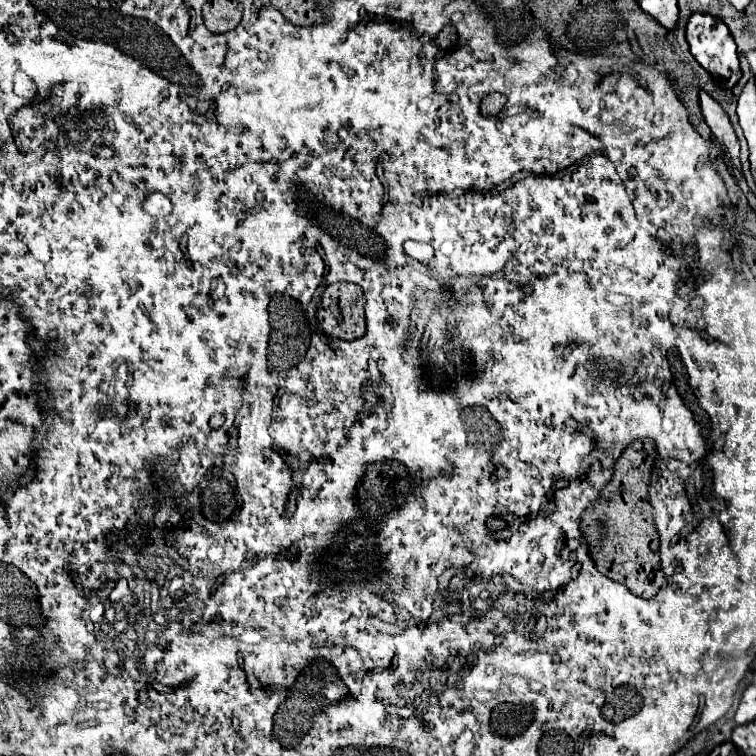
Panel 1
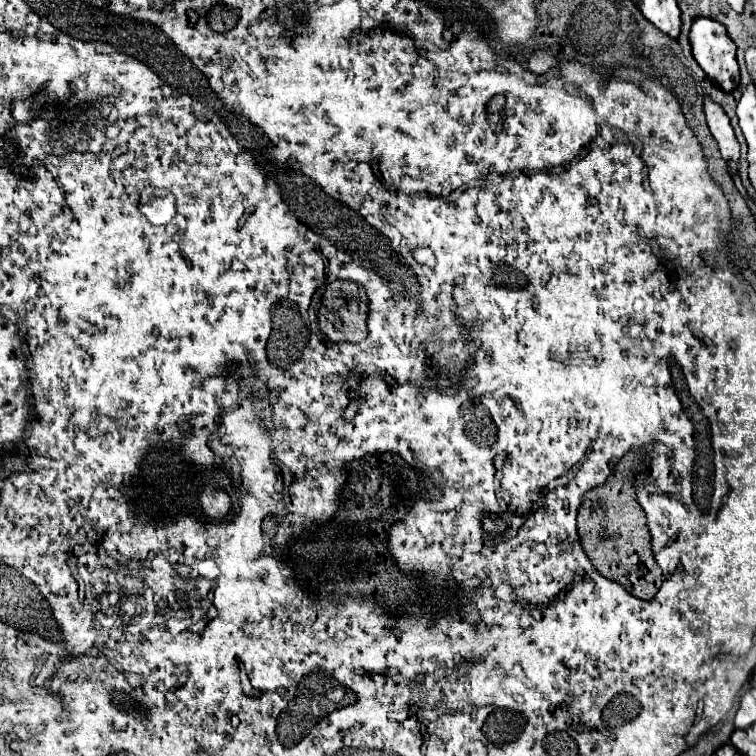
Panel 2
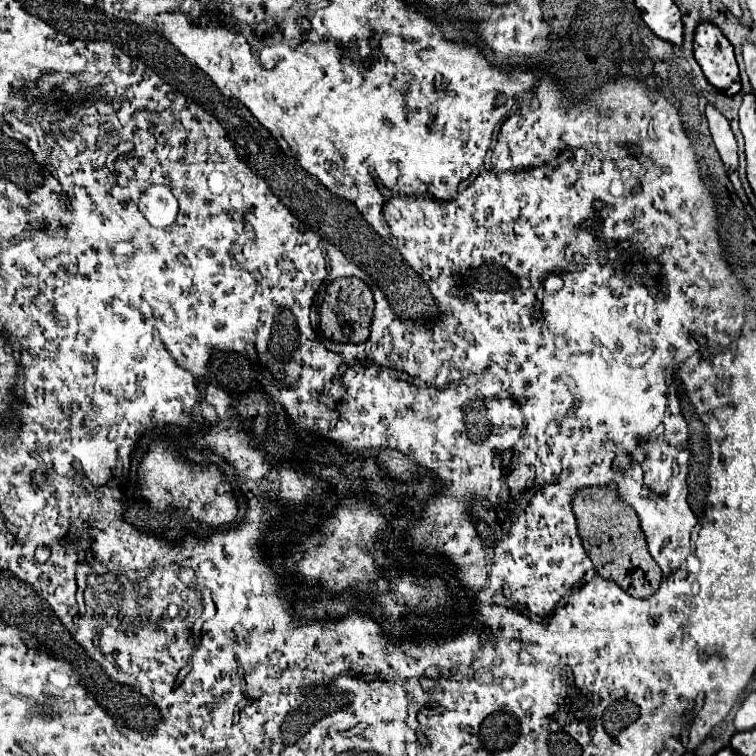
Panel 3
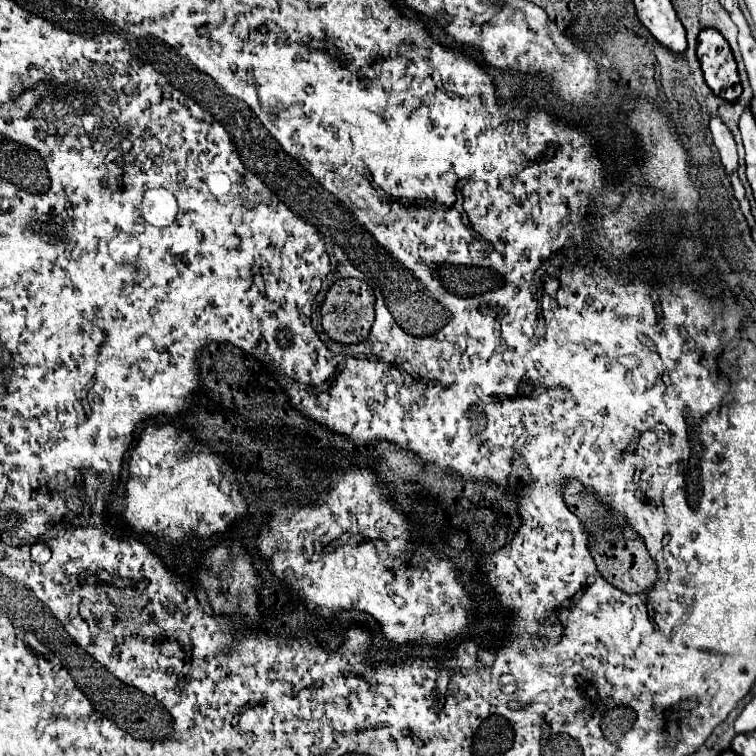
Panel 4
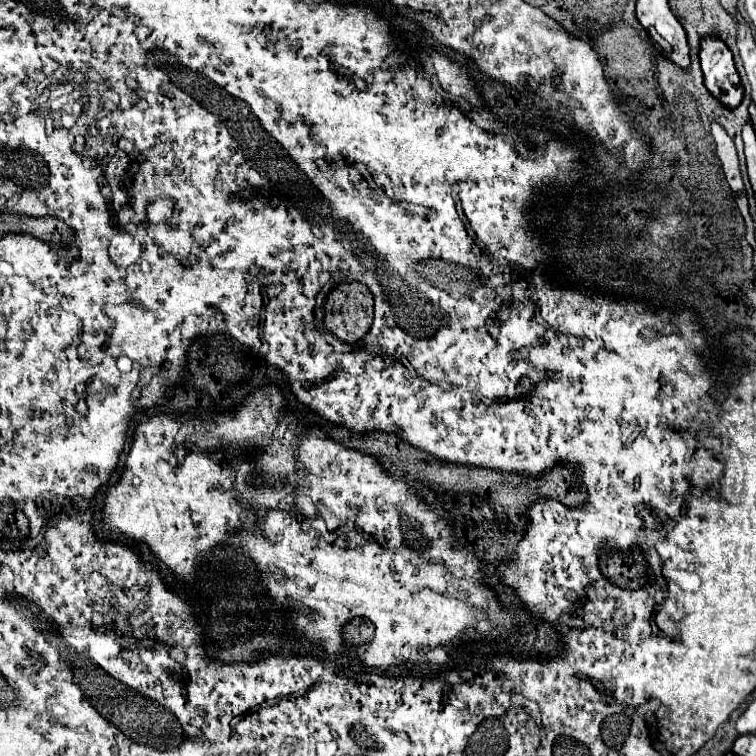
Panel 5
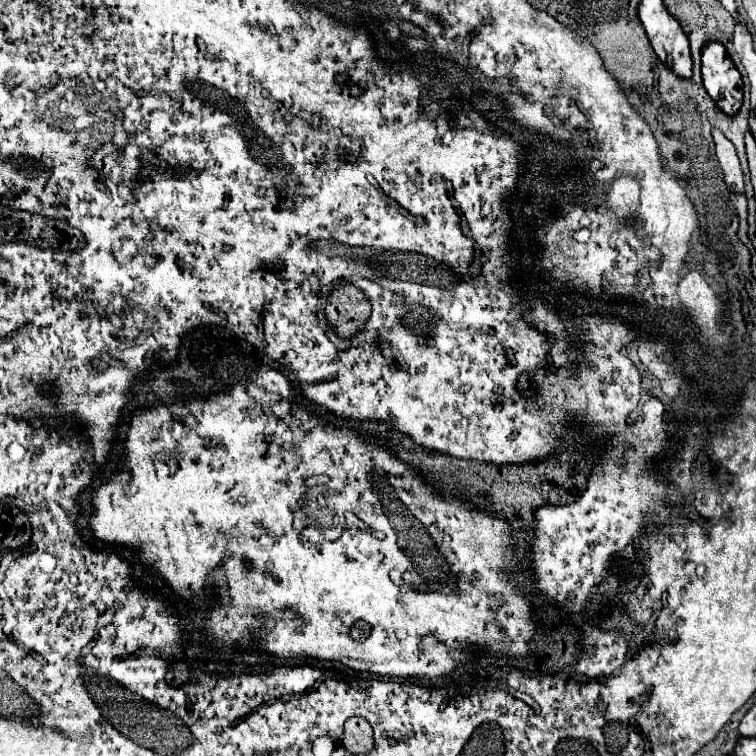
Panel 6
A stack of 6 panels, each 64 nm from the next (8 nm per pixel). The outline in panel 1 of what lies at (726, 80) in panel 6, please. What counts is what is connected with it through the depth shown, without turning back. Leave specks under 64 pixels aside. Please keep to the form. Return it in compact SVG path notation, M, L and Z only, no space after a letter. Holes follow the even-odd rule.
M694 12L686 24L686 40L690 44L692 56L700 62L700 66L708 70L712 76L716 76L720 82L724 82L726 88L732 88L740 80L742 72L740 72L740 62L736 54L736 42L722 20L716 20L714 16L708 16L708 14Z

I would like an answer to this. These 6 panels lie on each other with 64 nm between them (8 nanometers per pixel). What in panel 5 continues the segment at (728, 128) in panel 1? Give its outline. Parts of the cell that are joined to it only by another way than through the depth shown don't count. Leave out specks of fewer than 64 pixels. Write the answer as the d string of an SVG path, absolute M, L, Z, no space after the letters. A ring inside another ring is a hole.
M712 122L712 136L714 136L714 142L716 142L716 154L718 154L720 162L722 162L722 168L724 168L728 184L732 186L734 192L744 190L740 168L738 168L738 154L736 154L736 148L734 148L734 140L726 134L726 130L718 122Z

